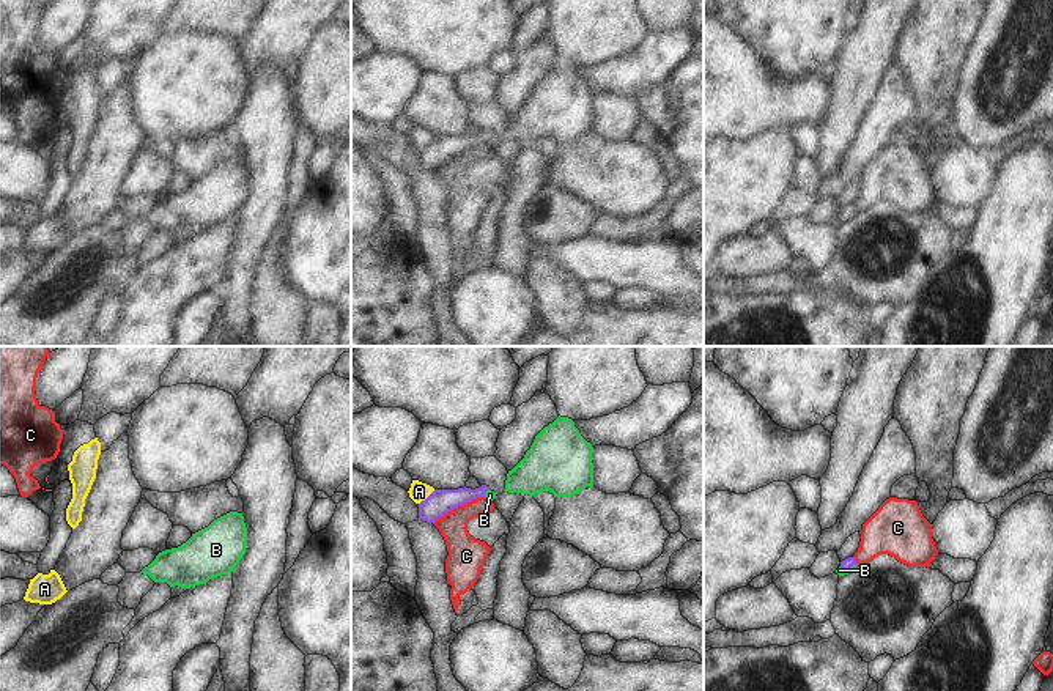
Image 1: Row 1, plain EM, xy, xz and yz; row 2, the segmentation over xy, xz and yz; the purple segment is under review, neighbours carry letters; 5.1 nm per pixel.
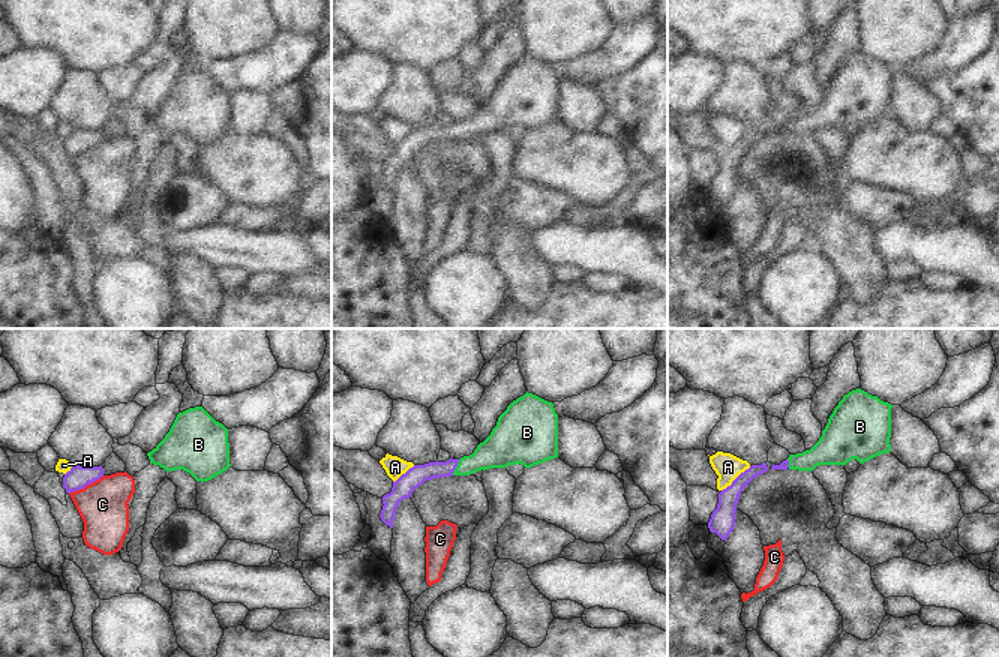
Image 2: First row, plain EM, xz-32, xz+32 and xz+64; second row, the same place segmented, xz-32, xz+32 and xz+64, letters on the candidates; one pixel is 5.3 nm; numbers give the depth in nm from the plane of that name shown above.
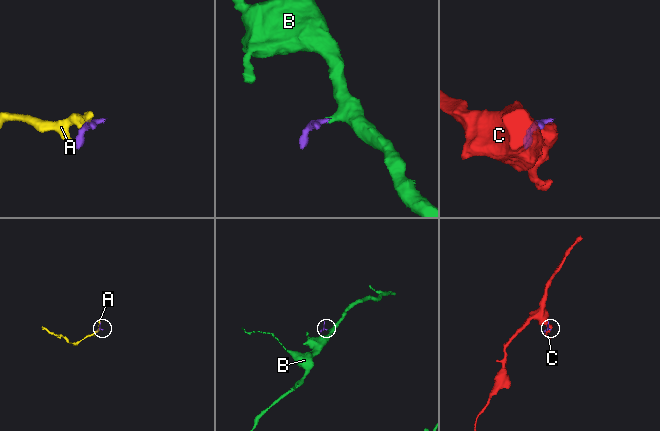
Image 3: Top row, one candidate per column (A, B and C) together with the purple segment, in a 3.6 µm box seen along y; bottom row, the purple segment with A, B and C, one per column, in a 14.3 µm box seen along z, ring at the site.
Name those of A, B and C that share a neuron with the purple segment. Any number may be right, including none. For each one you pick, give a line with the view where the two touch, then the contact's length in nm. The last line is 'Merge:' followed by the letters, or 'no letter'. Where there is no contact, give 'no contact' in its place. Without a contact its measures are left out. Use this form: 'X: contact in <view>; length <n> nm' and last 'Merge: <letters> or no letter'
B: contact in yz; length 100 nm
Merge: B

